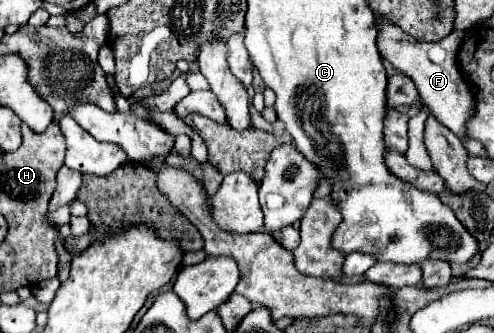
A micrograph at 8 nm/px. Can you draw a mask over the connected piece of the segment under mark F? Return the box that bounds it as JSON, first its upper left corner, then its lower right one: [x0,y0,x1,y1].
[376,19,476,137]

